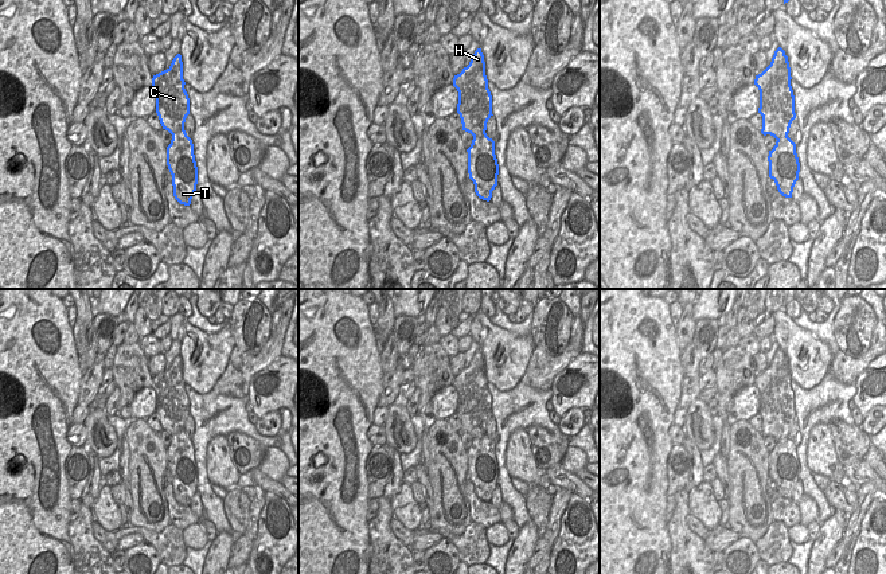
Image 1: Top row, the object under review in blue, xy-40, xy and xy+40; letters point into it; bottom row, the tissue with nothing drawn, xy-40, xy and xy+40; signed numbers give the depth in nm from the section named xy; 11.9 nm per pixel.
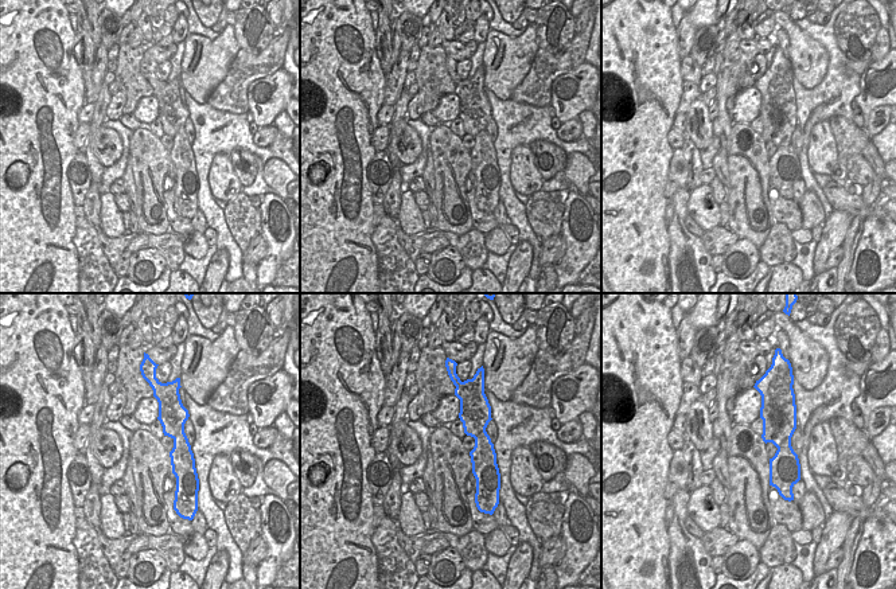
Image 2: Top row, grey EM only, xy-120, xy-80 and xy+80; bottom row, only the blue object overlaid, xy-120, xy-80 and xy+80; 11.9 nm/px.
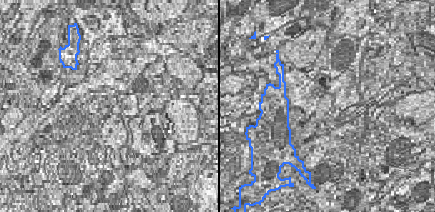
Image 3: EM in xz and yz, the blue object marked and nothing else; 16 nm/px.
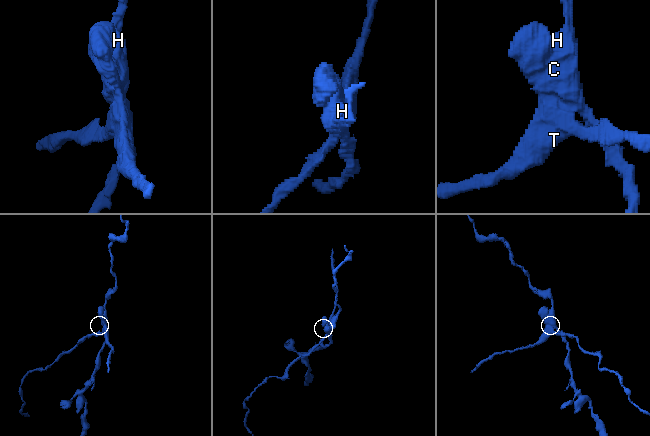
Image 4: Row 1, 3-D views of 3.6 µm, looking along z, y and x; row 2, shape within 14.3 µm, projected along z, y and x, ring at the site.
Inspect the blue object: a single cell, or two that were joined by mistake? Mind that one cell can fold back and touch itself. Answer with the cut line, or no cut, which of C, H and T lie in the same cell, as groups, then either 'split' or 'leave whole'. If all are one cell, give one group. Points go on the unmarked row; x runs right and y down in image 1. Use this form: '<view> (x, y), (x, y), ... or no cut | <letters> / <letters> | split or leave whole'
xy (486, 434), (473, 438) | C H / T | split

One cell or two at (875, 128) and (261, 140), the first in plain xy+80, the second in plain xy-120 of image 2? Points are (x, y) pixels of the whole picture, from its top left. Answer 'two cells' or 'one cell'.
one cell

